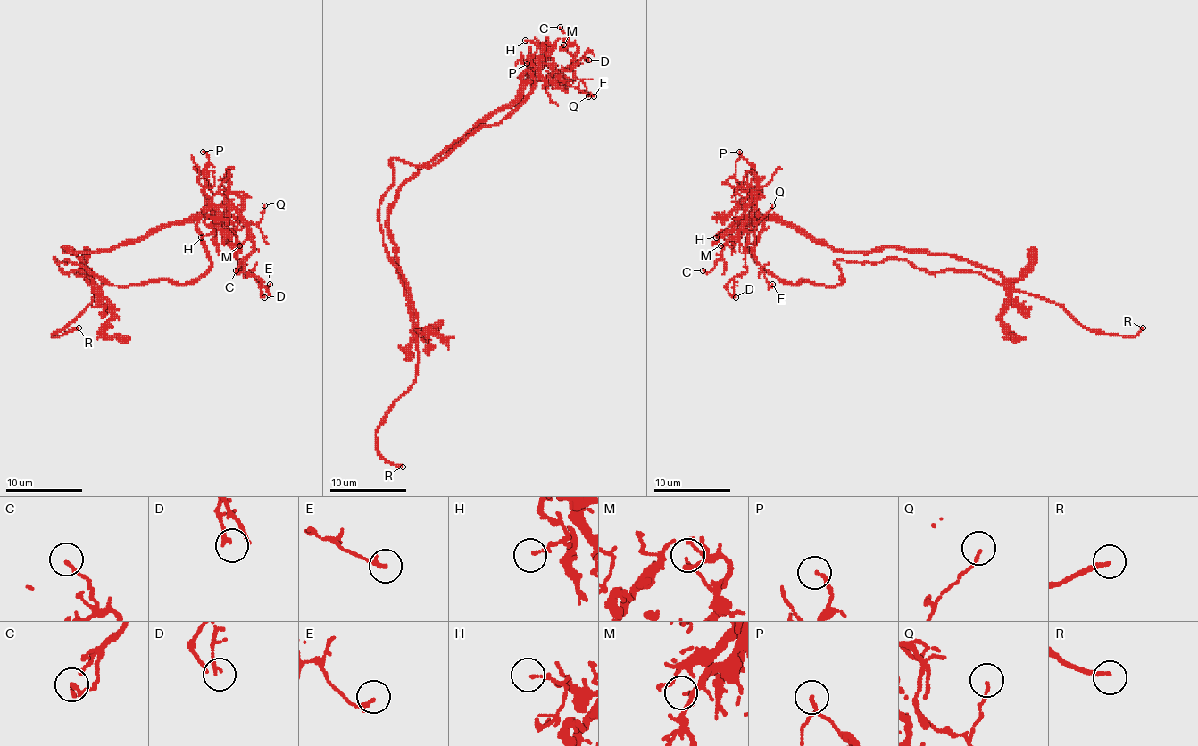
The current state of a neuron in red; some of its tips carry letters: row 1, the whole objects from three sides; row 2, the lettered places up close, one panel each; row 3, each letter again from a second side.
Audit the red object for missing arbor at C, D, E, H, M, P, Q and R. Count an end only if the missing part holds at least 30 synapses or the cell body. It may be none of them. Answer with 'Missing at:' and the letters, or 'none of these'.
Missing at: H, R

